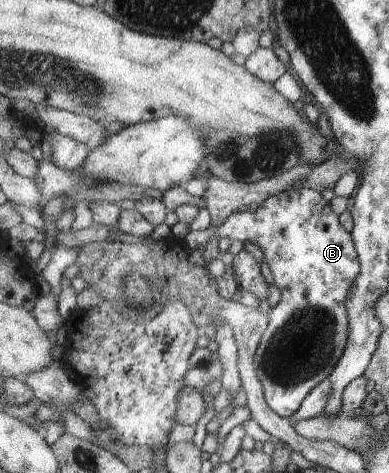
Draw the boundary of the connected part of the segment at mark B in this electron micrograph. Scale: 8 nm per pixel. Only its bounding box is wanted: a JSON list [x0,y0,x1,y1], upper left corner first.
[183,188,362,419]

